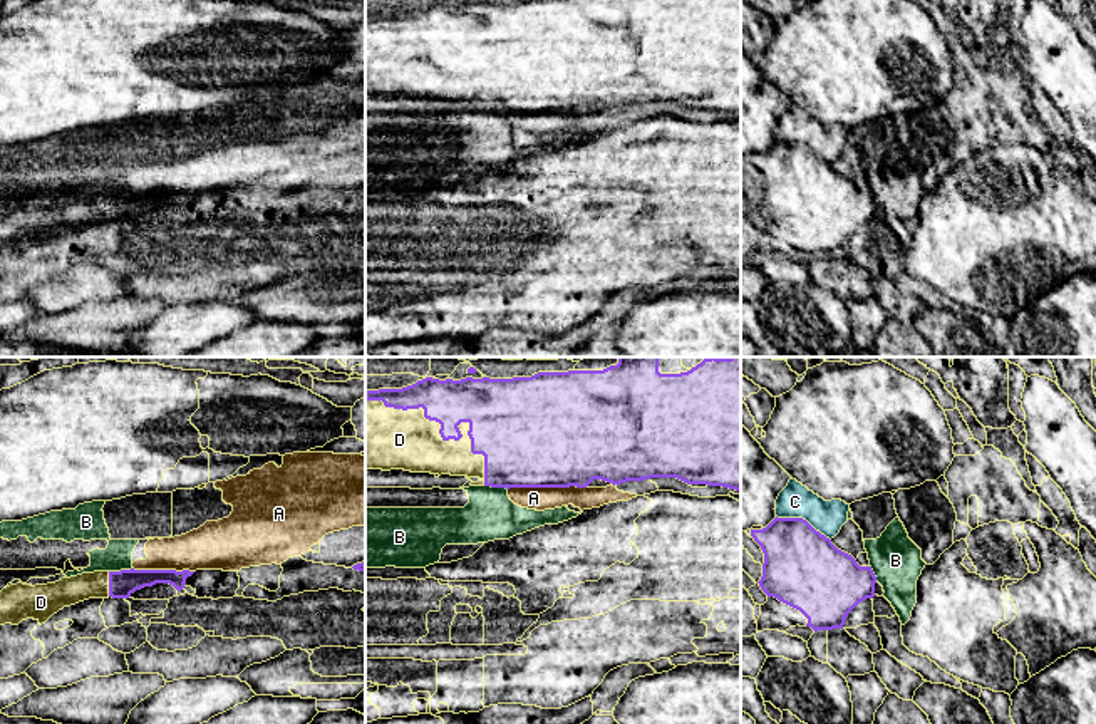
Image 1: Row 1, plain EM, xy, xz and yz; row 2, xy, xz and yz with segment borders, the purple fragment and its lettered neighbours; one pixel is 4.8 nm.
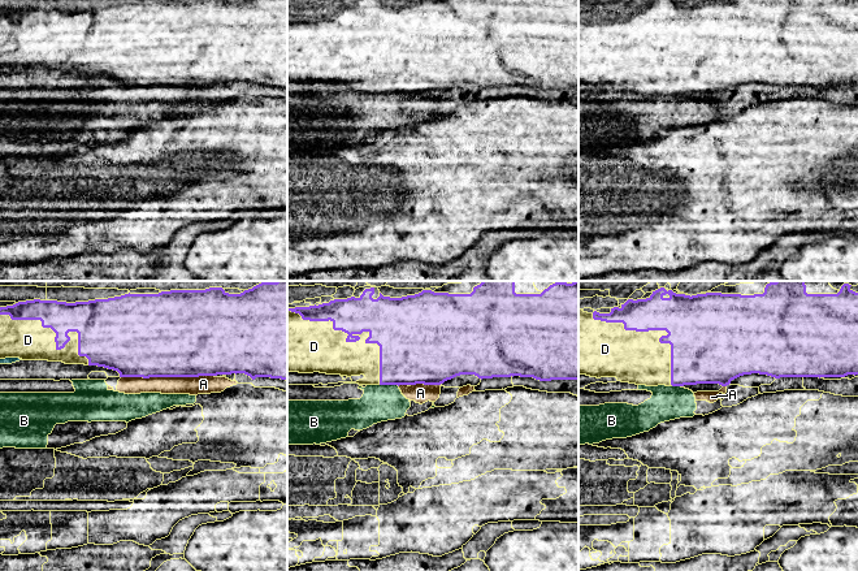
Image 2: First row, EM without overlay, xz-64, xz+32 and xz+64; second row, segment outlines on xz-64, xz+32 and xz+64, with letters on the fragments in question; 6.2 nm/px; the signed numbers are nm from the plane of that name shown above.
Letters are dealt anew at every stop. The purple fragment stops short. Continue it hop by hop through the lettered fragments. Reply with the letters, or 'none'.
D

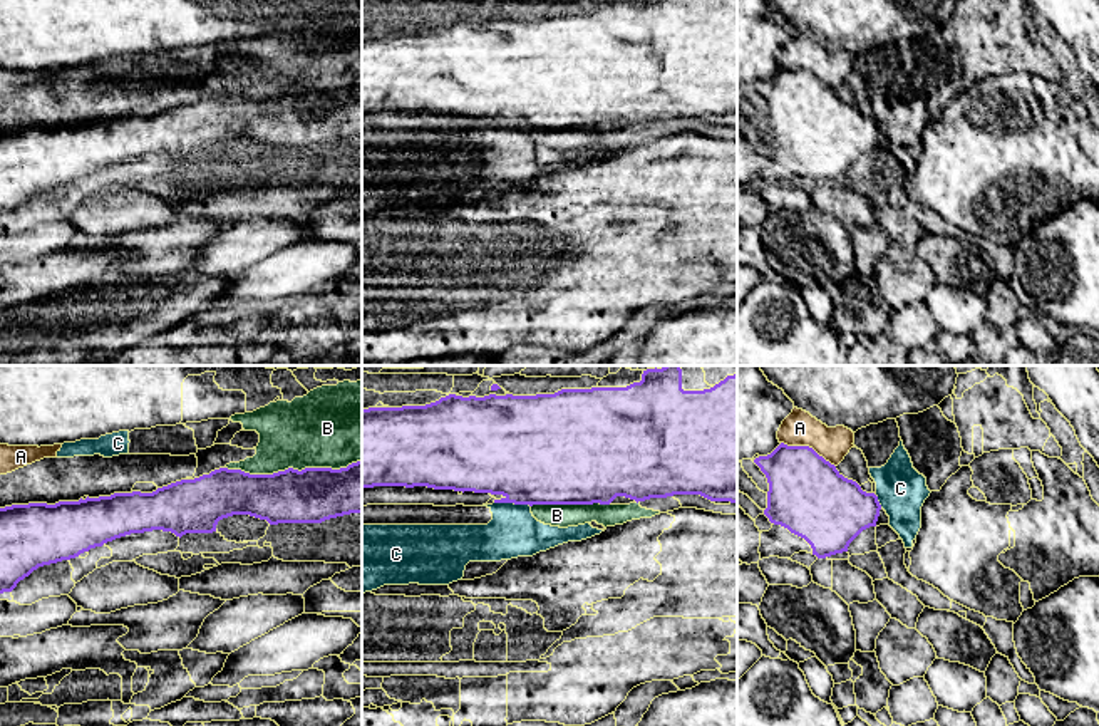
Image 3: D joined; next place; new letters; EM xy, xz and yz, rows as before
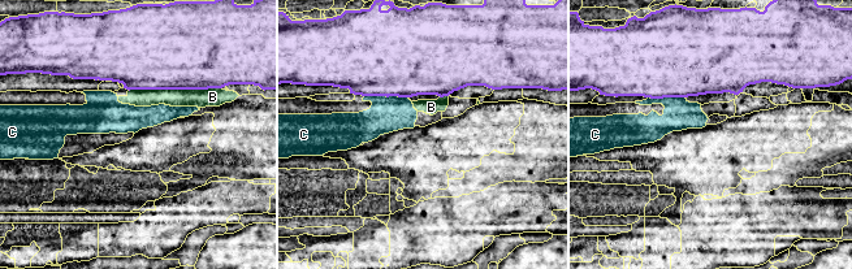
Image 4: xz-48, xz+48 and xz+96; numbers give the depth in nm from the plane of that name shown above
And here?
none

